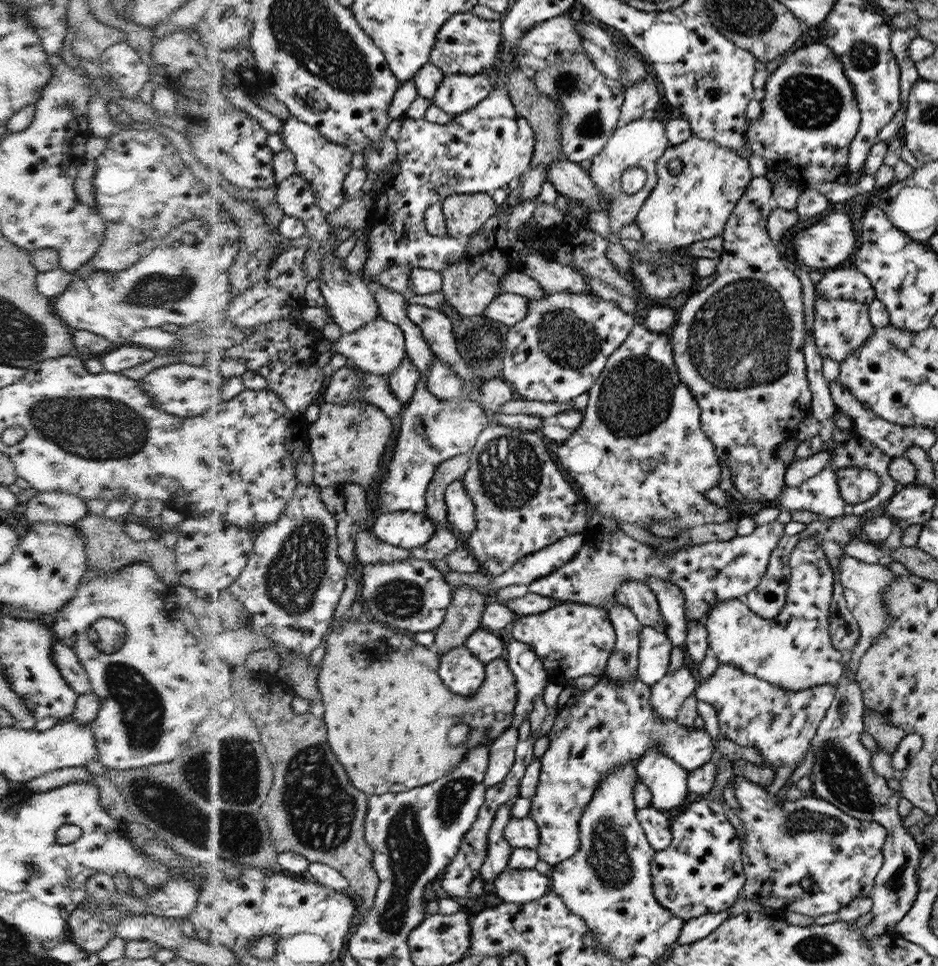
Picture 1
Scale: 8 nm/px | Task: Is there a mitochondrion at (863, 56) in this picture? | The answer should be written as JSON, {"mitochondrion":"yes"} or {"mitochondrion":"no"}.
{"mitochondrion":"yes"}

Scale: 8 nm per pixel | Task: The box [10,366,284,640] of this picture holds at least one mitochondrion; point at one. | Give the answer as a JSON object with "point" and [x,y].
{"point":[93,427]}

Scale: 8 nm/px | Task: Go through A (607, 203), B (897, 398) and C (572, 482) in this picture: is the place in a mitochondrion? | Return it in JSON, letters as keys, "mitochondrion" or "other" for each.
{"A":"other","B":"other","C":"other"}

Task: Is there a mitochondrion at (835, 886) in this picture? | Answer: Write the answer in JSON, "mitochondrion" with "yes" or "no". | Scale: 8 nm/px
{"mitochondrion":"no"}

